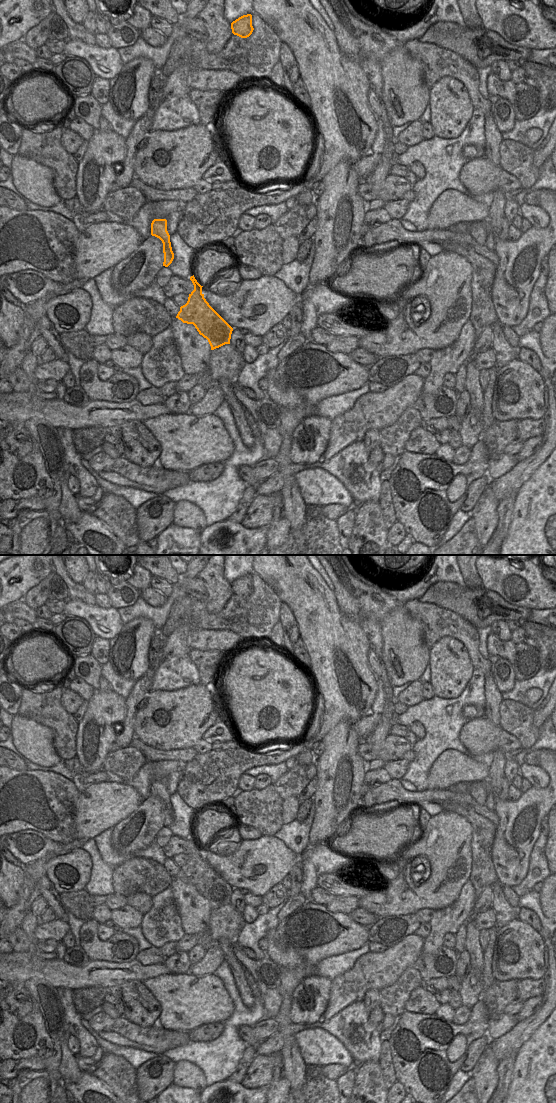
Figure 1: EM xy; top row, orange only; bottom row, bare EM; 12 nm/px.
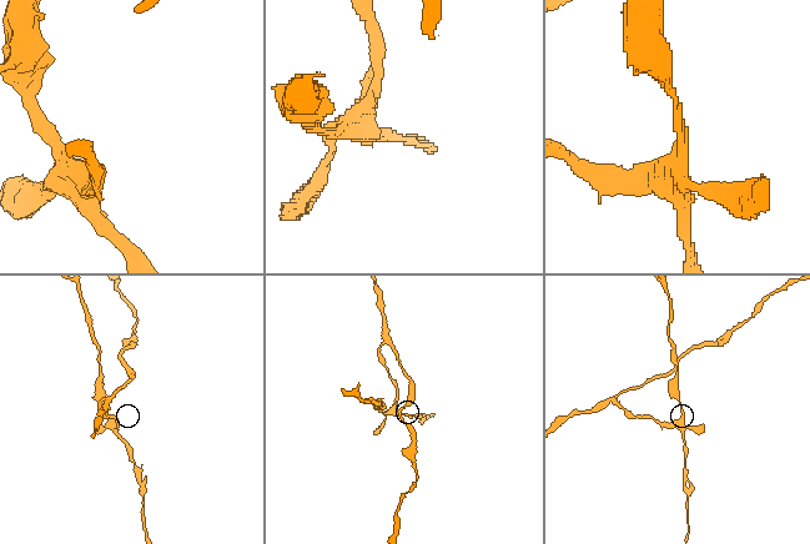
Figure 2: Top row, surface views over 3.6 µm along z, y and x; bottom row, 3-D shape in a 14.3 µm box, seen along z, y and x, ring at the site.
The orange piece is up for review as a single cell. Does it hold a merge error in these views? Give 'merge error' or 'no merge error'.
merge error

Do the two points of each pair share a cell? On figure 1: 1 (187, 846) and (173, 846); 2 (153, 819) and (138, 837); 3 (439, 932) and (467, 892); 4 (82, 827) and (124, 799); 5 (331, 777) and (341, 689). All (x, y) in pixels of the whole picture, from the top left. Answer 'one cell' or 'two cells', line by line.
1: one cell
2: one cell
3: one cell
4: one cell
5: two cells

